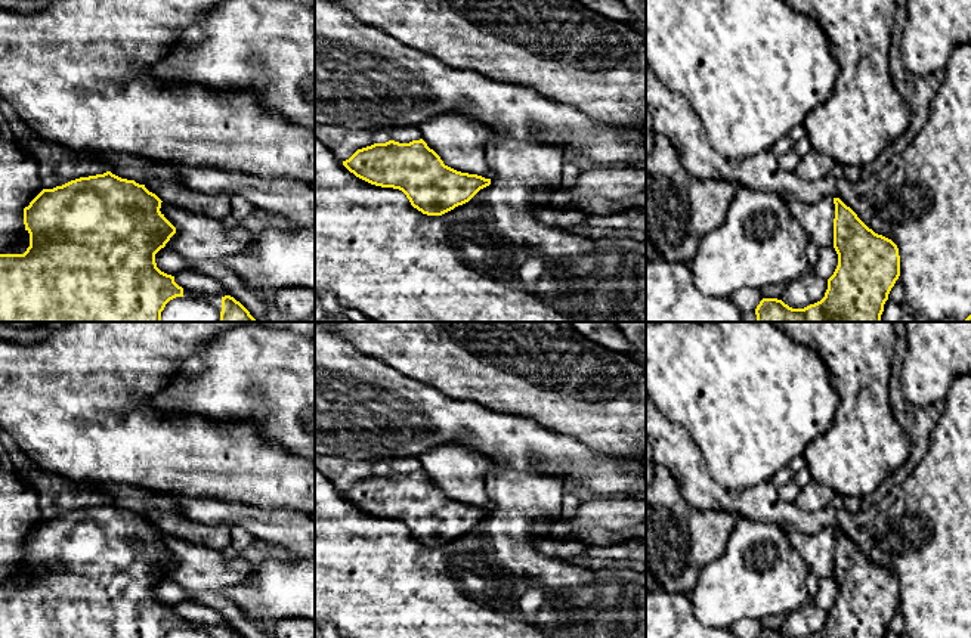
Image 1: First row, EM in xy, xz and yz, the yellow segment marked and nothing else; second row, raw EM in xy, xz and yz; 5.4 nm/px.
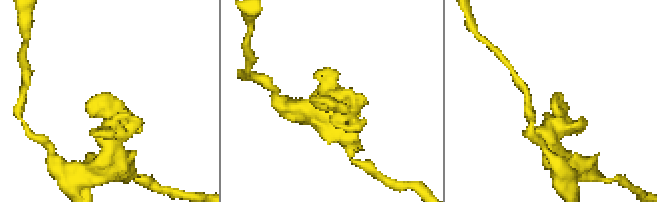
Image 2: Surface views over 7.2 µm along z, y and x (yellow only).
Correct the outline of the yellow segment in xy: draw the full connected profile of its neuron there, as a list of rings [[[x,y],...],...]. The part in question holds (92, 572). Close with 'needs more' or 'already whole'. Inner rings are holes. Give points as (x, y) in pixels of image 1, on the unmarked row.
[[[111,502],[80,508],[53,520],[43,520],[24,539],[24,555],[30,564],[30,577],[24,585],[0,585],[0,638],[166,638],[170,631],[183,628],[183,619],[174,613],[174,607],[161,603],[155,594],[155,585],[176,564],[176,558],[160,542],[161,533],[145,515],[121,510]]] | already whole

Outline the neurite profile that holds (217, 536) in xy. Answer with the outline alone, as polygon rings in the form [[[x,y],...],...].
[[[148,511],[145,518],[155,524],[164,535],[179,536],[183,541],[223,551],[231,545],[231,526],[201,524],[173,512]]]

